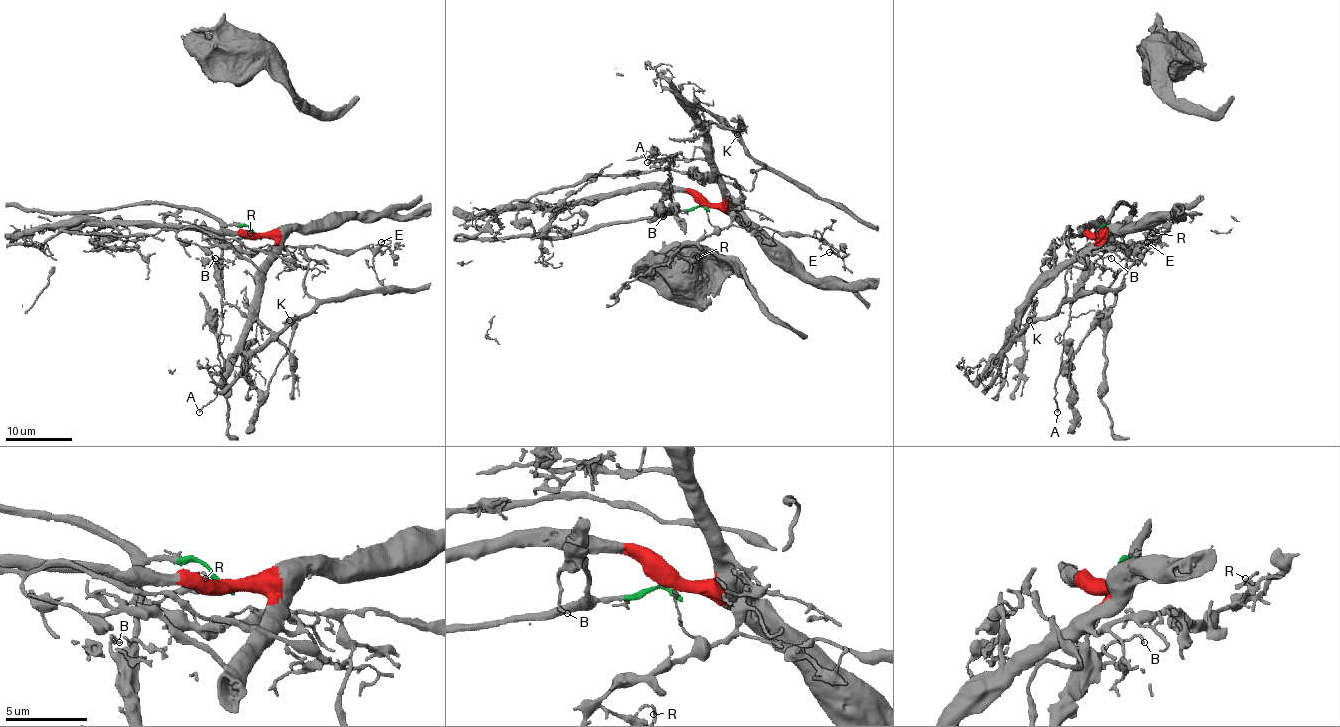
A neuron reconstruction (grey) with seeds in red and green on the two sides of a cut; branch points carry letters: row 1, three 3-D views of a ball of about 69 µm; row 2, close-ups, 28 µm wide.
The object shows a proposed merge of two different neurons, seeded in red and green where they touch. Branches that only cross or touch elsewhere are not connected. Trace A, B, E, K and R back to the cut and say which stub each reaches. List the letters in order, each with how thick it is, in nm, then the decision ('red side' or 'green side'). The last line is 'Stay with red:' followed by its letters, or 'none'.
A: calibre 170 nm; green side
B: calibre 150 nm; green side
E: calibre 180 nm; red side
K: calibre 500 nm; red side
R: calibre 240 nm; red side
Stay with red: E, K, R

